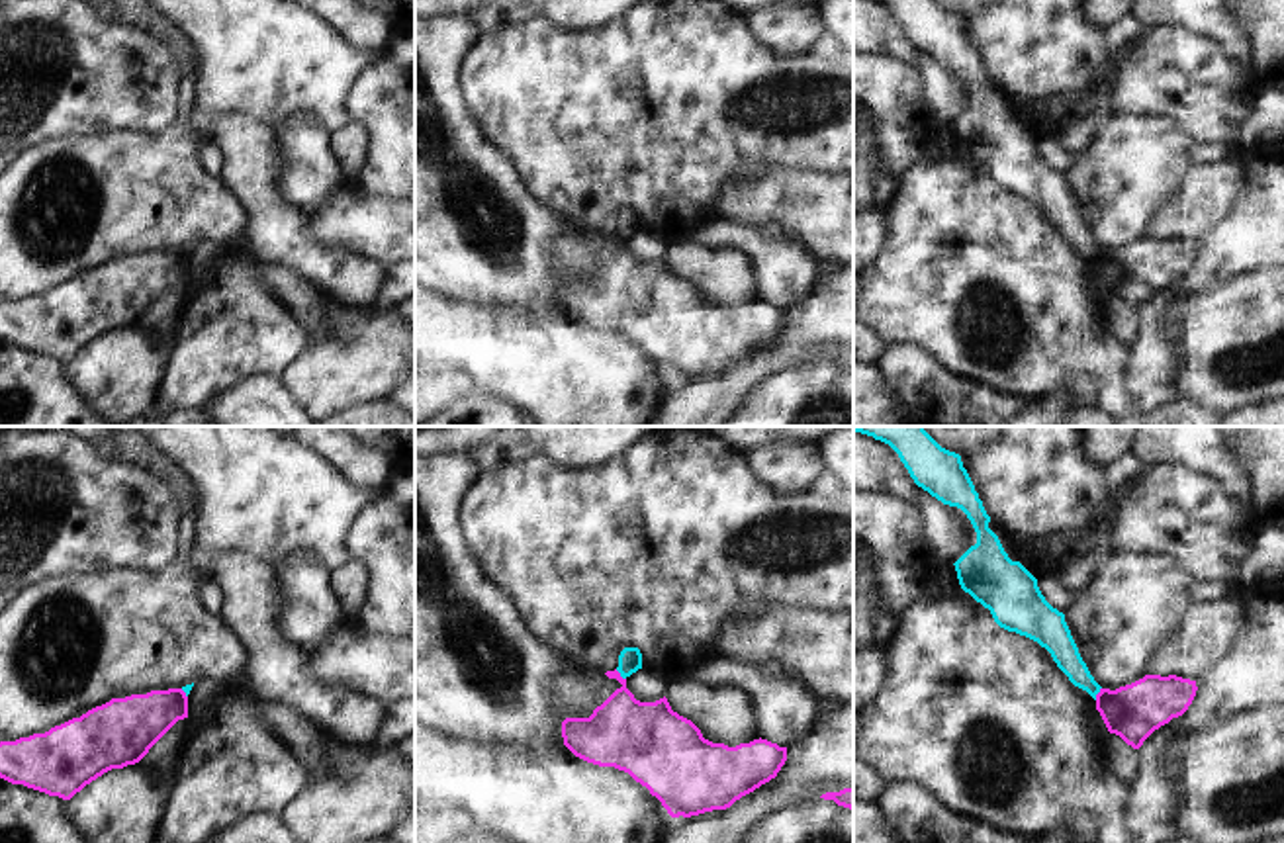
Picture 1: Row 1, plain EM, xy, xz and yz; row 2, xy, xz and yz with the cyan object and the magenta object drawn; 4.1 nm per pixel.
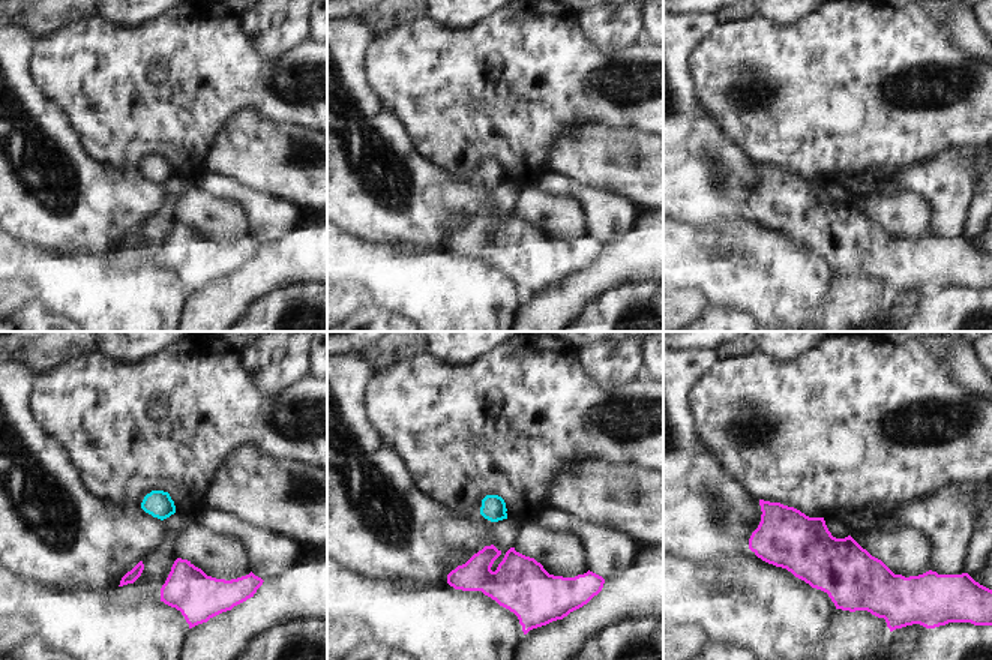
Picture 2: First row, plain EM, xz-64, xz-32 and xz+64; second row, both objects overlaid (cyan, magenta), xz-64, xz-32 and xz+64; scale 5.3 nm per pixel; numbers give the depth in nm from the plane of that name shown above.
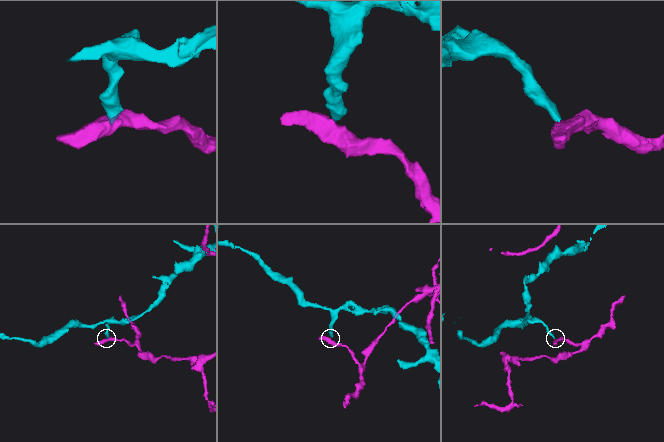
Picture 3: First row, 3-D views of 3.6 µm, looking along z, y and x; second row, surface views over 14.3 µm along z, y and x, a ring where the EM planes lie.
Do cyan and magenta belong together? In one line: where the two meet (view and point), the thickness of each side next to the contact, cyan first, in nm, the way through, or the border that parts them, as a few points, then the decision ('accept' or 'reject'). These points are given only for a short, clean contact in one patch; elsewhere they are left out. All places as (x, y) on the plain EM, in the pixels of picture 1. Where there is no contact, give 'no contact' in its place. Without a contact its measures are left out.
meets cyan in xz at (621, 237); 100 nm thick on the cyan side, 300 nm on the other; border along xz (615, 231), (625, 241); reject

